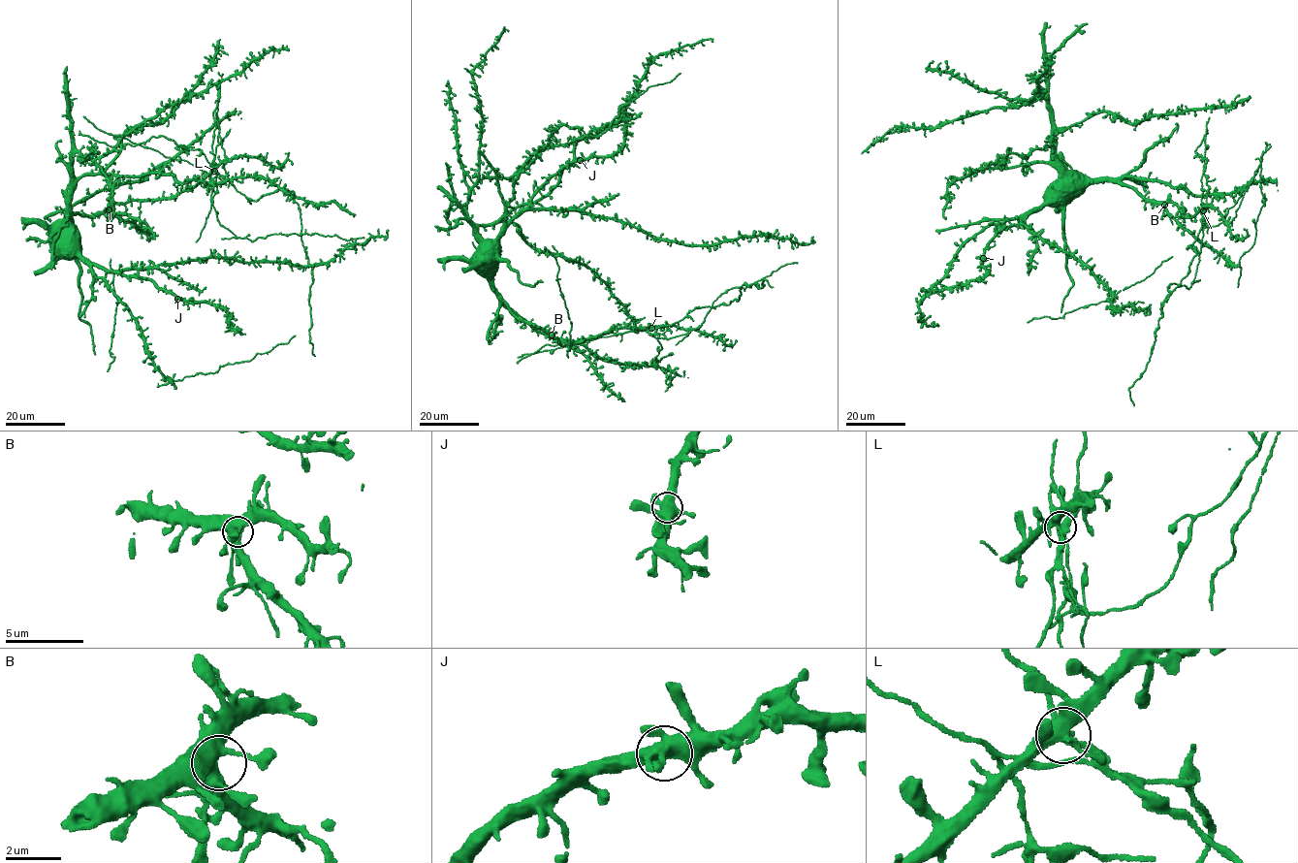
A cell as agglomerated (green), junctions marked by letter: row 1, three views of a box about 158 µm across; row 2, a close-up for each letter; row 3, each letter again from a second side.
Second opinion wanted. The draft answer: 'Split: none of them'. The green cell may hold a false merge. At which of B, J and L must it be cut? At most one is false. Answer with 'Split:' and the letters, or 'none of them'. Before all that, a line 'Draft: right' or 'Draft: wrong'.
Draft: wrong
Split: L

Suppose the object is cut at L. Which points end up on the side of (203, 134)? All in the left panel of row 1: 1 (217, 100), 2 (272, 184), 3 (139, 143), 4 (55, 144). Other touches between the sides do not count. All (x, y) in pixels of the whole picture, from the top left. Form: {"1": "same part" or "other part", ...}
{"1": "other part", "2": "same part", "3": "other part", "4": "same part"}

